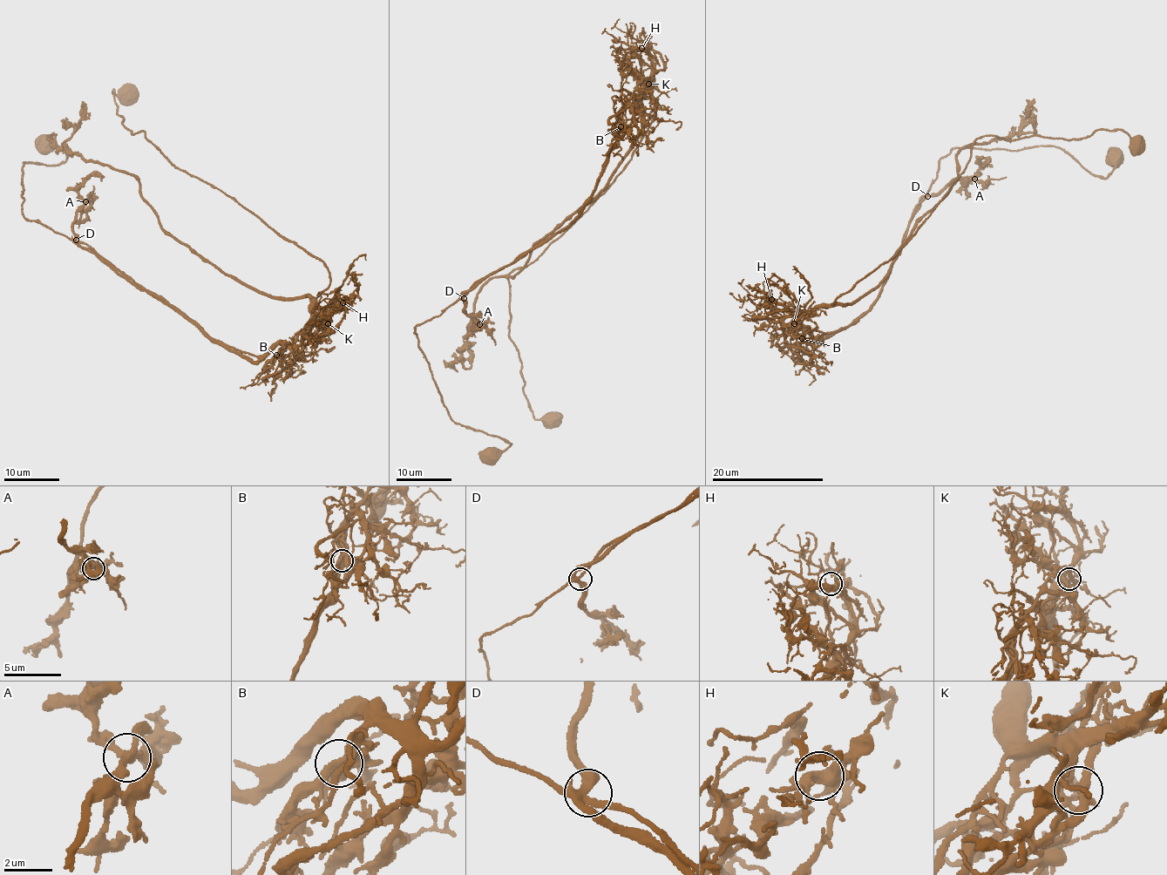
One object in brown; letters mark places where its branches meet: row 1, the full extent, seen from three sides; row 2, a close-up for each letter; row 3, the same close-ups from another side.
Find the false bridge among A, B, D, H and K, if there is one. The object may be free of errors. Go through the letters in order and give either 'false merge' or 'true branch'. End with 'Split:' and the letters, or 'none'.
A: true branch
B: true branch
D: true branch
H: true branch
K: false merge
Split: K

